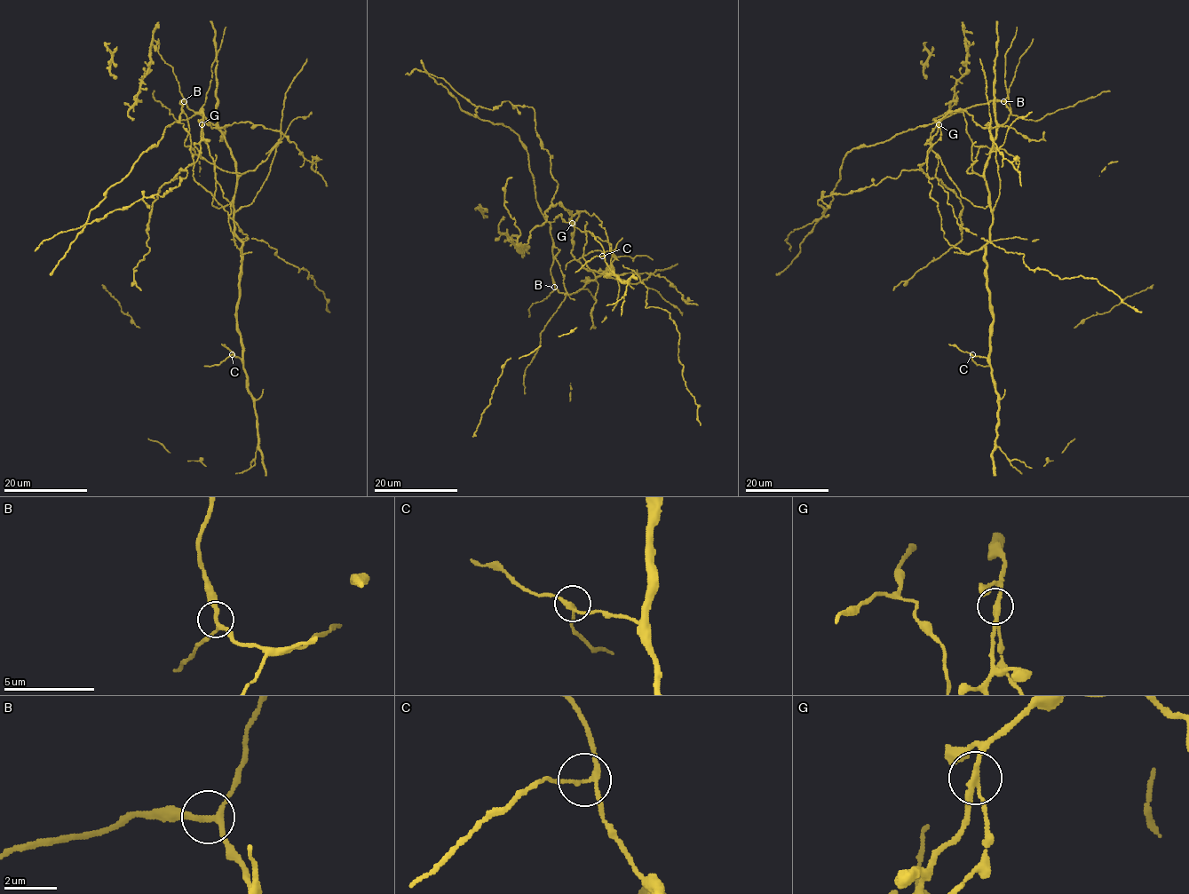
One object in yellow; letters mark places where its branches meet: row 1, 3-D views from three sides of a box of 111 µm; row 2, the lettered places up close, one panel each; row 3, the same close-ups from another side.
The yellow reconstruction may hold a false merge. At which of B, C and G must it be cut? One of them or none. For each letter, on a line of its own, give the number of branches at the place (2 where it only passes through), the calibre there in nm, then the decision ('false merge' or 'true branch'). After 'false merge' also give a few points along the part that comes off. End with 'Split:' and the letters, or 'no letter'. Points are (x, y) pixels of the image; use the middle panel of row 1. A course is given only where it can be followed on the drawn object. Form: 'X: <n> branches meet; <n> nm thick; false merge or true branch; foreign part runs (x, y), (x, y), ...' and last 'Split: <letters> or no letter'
B: 3 branches meet; 220 nm thick; true branch
C: 3 branches meet; 180 nm thick; true branch
G: 3 branches meet; 190 nm thick; false merge; foreign part runs (572, 222), (553, 205), (558, 185), (535, 110), (507, 100), (488, 110), (443, 79), (415, 68), (406, 75)
Split: G

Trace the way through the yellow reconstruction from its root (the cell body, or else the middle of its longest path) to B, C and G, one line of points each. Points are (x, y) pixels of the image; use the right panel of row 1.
B: (992, 211), (985, 169), (995, 129), (1010, 115), (1010, 109), (1003, 101)
C: (992, 211), (986, 256), (986, 290), (993, 316), (989, 355), (986, 358), (972, 354)
G: (992, 211), (989, 240), (978, 249), (963, 253), (944, 237), (926, 171), (927, 151), (940, 135), (939, 125)

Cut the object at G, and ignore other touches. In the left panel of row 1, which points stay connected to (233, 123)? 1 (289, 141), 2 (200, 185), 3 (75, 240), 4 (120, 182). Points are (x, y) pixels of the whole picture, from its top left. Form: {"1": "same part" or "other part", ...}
{"1": "same part", "2": "other part", "3": "other part", "4": "other part"}

